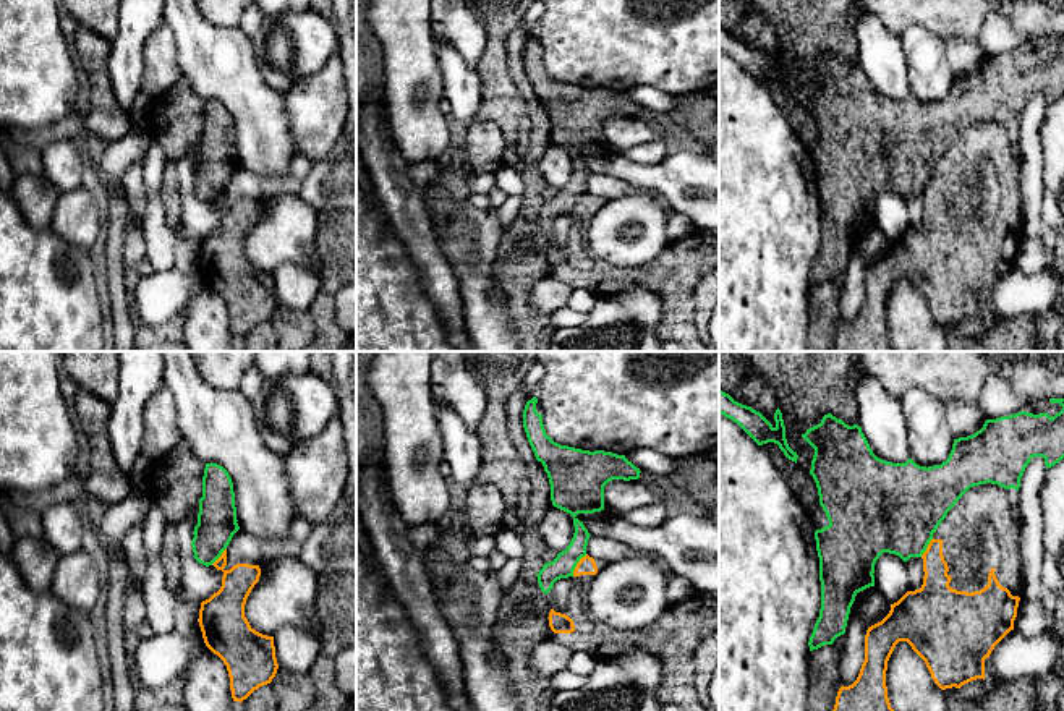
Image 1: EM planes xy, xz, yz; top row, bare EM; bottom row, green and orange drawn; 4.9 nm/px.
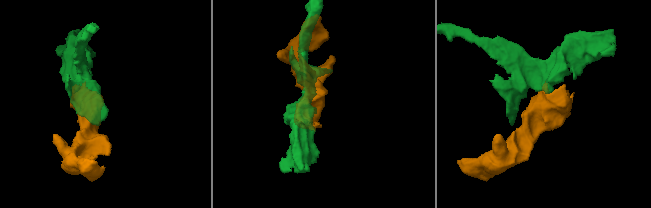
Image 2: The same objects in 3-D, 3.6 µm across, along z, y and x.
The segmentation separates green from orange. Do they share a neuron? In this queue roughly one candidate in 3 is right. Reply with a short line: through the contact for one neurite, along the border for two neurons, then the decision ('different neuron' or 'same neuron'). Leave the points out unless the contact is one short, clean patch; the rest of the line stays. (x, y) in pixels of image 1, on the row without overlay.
different neuron

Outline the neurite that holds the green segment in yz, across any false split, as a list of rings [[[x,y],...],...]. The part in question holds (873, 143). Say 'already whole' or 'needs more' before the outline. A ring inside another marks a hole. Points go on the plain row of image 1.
needs more | [[[1049,36],[1049,39],[1062,44],[1053,55],[1048,50],[1033,52],[1019,49],[996,57],[986,57],[983,65],[975,71],[954,76],[946,99],[928,105],[917,102],[912,96],[905,100],[878,96],[858,62],[849,63],[831,50],[824,52],[819,62],[802,71],[815,86],[810,112],[816,120],[819,133],[819,143],[811,151],[811,157],[816,167],[815,177],[819,194],[821,246],[808,279],[810,288],[832,282],[837,274],[845,270],[855,233],[875,224],[873,211],[879,193],[883,189],[896,191],[904,199],[910,194],[921,194],[947,149],[970,125],[986,120],[1004,125],[1009,133],[1009,143],[1017,152],[1020,115],[1030,97],[1033,94],[1043,94],[1048,107],[1064,96],[1064,36]]]

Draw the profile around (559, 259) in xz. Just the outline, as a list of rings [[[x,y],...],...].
[[[692,233],[670,241],[656,259],[630,269],[601,259],[594,259],[589,269],[578,269],[568,253],[554,246],[547,256],[551,279],[598,298],[633,285],[648,288],[659,296],[664,313],[659,338],[679,342],[688,351],[709,351],[695,329],[695,290],[708,272],[719,269],[719,246]]]

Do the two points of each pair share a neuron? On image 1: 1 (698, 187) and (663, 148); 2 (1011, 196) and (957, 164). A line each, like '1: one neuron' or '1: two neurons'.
1: two neurons
2: one neuron

